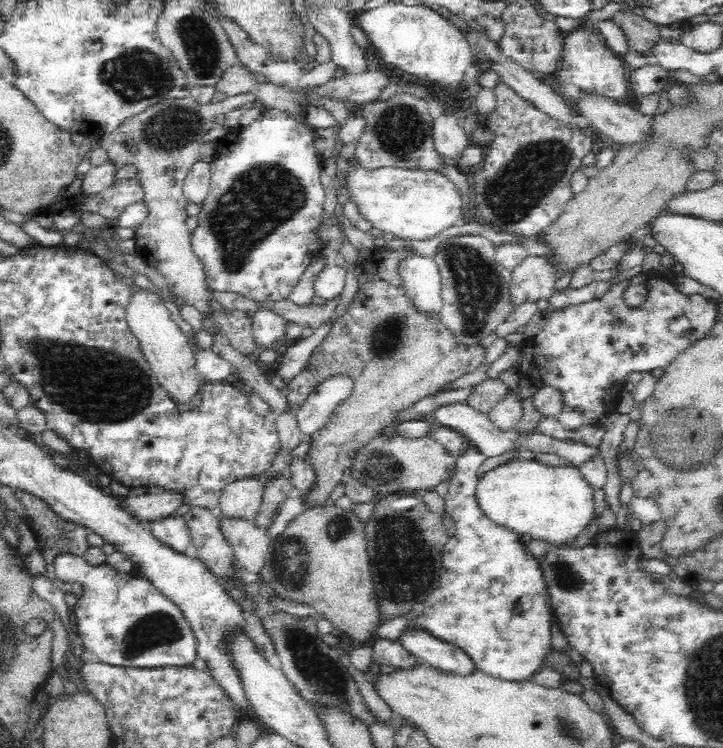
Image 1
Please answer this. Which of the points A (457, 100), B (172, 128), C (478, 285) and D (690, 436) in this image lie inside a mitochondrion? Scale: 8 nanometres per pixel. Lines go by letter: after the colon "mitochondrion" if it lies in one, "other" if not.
A: other
B: mitochondrion
C: mitochondrion
D: mitochondrion

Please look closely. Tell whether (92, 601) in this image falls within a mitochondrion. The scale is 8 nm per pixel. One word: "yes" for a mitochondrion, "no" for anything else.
no

